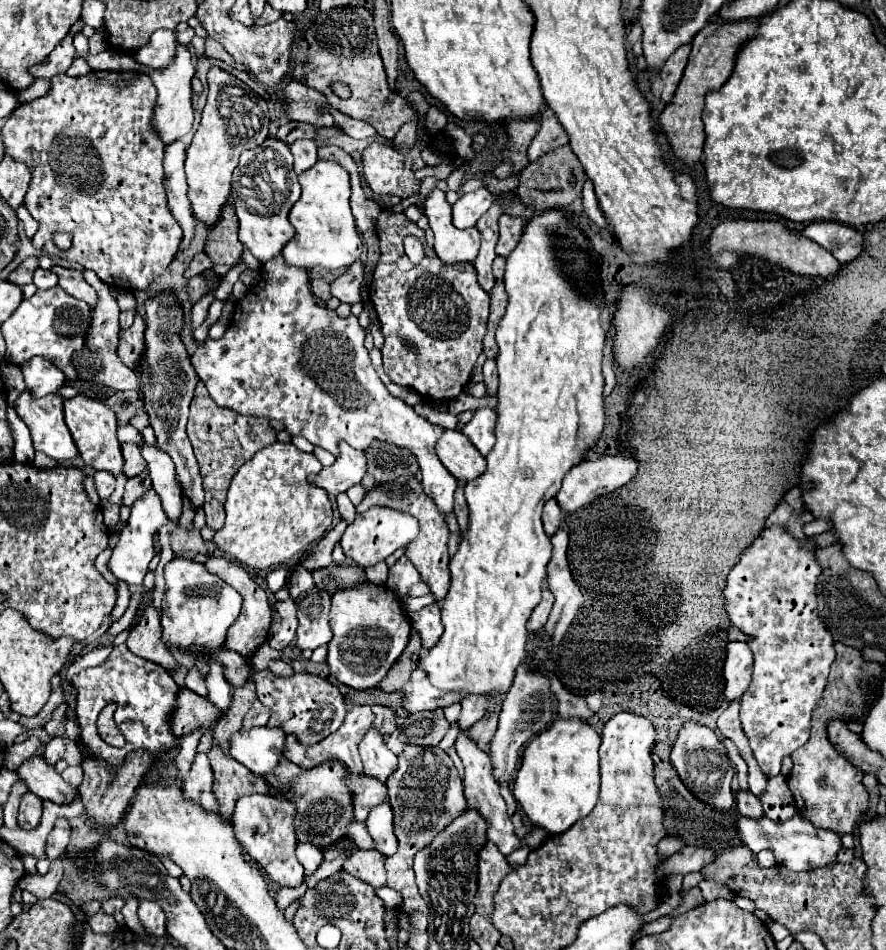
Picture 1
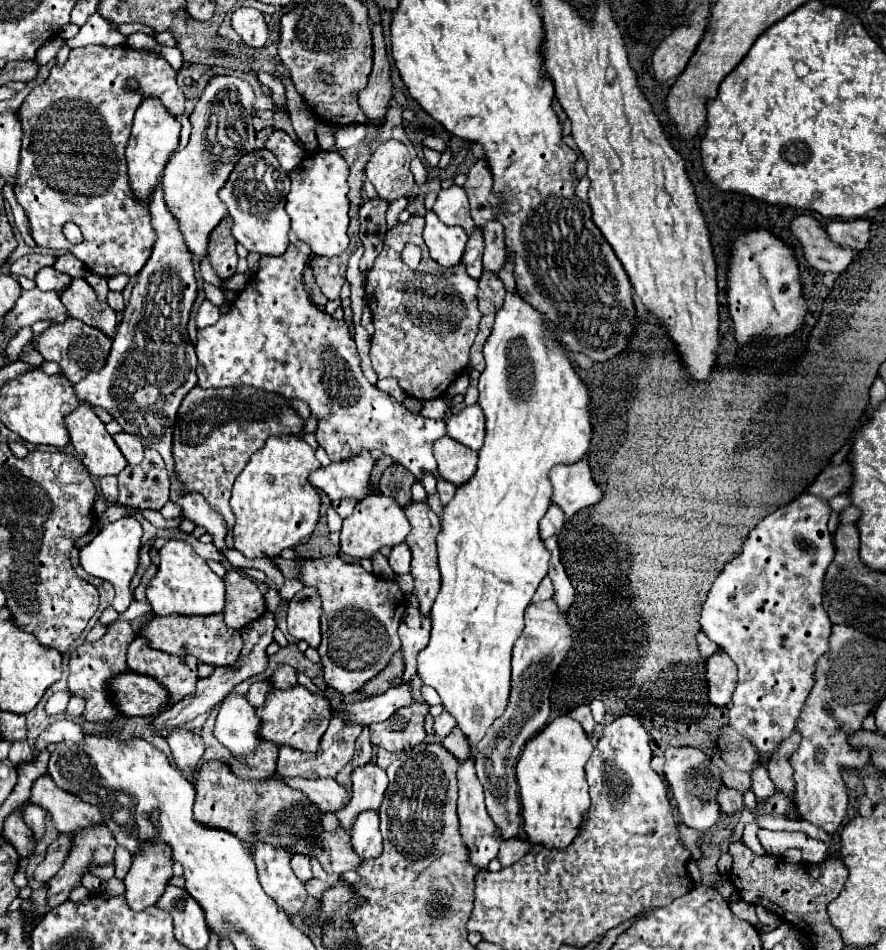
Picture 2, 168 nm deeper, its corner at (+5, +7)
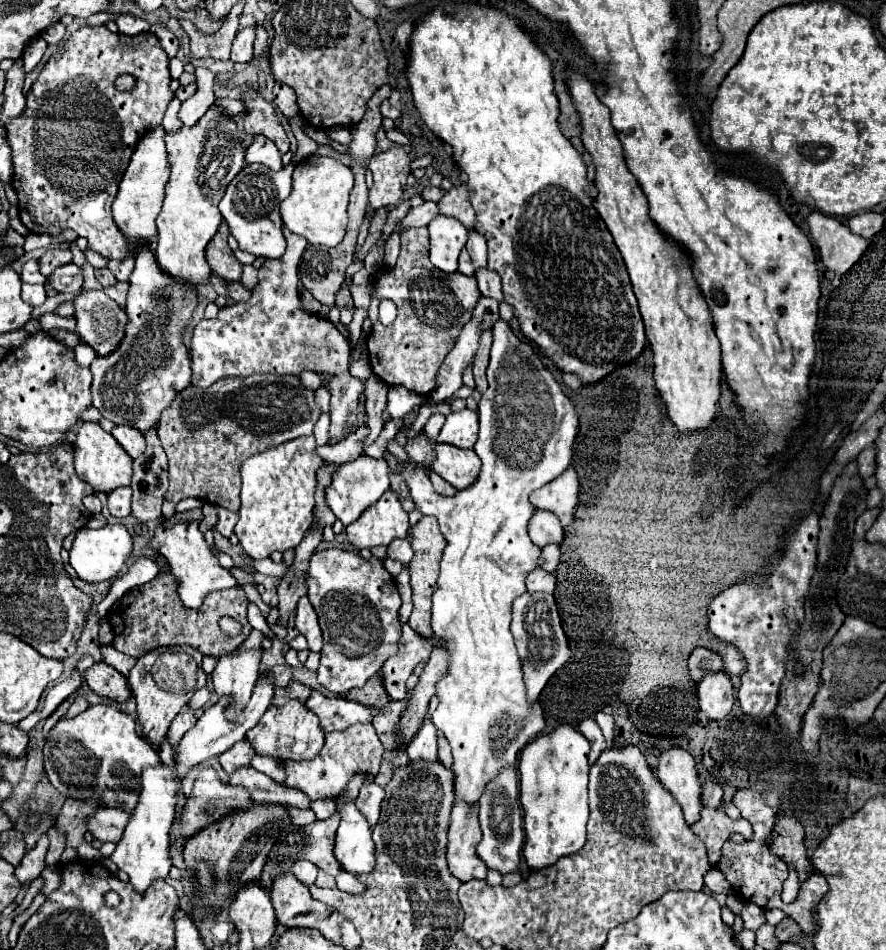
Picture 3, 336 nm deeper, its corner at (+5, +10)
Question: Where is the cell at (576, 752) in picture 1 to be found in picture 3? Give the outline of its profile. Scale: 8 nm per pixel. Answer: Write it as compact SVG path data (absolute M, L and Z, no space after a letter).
M561 725L549 735L539 735L519 757L519 801L525 831L523 855L531 871L549 867L585 845L585 825L589 819L587 757L589 741L571 725Z

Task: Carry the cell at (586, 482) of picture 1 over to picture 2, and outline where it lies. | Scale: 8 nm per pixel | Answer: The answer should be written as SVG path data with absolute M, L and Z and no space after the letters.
M587 460L557 464L553 466L549 478L553 484L551 502L555 502L567 518L571 518L581 508L599 502L603 496L603 490L593 478L593 470Z

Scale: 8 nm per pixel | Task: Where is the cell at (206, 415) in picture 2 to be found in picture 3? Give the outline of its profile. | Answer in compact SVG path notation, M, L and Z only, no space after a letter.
M249 375L243 379L217 381L207 389L189 385L187 389L177 393L173 403L161 415L157 427L161 447L165 449L169 461L169 489L163 501L163 517L171 519L175 505L185 497L197 497L205 503L229 511L239 511L241 505L239 469L243 461L255 453L291 441L295 437L311 435L319 415L321 409L315 403L315 391L305 389L297 375Z

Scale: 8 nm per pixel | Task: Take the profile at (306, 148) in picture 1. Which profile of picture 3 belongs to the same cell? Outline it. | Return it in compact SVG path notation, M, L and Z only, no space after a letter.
M255 137L253 145L245 151L245 163L261 163L273 171L279 171L283 167L281 153L277 153L273 141L267 141L267 137Z

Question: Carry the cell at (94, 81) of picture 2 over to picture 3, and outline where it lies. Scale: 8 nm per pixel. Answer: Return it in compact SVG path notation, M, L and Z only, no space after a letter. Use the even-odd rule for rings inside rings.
M93 25L93 27L81 27L77 29L67 41L65 45L49 57L49 61L45 63L43 71L39 73L37 81L31 85L29 93L27 93L27 103L25 103L25 109L19 117L11 119L9 123L5 123L5 131L7 131L7 137L9 137L9 143L11 143L11 149L13 149L13 187L19 195L19 219L21 223L31 231L31 233L49 233L49 235L57 235L57 233L63 233L67 229L75 231L79 237L87 237L89 241L89 247L95 249L97 253L101 253L103 257L107 259L125 259L129 249L127 249L127 241L125 237L121 237L113 217L111 217L111 203L113 203L113 197L117 193L117 185L129 165L129 159L139 143L139 139L161 125L161 119L165 115L165 109L167 105L171 103L171 99L175 97L173 91L169 91L169 83L171 83L171 77L169 77L169 57L167 53L161 49L161 43L159 39L153 35L153 33L139 33L135 37L127 37L127 35L121 35L121 33L111 33L105 25ZM119 75L131 75L135 77L135 87L131 91L119 91L115 87L115 79Z

